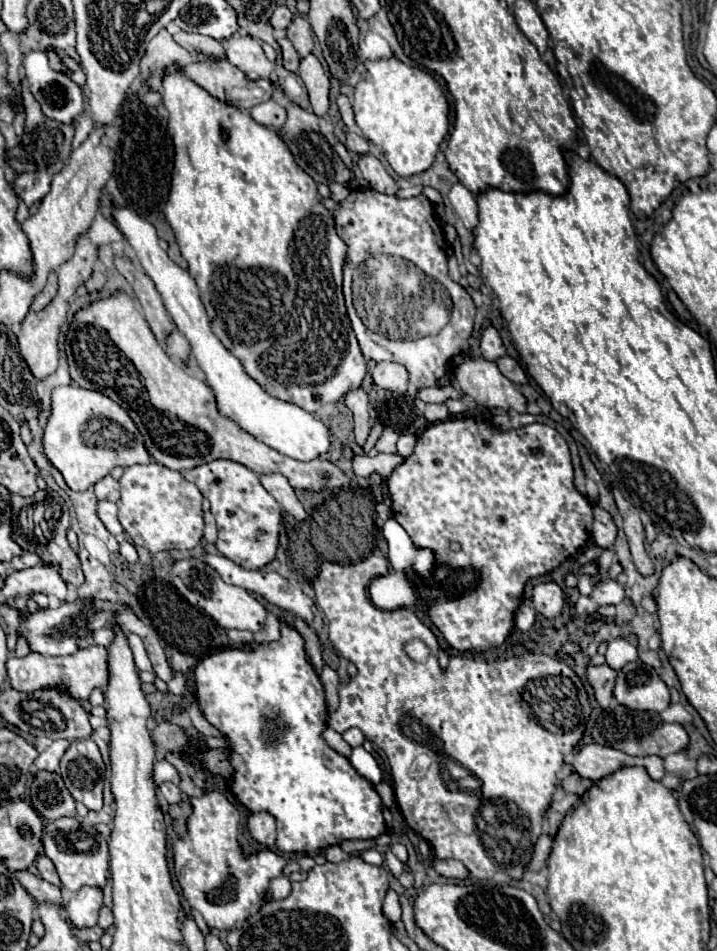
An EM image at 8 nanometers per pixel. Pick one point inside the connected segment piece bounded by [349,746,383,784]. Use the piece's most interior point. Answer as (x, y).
(363, 762)

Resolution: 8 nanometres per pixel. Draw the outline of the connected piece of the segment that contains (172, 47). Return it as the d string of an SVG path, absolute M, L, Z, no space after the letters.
M161 30L147 46L145 56L141 58L141 80L149 86L151 92L161 92L161 76L175 62L195 62L193 56L181 48L167 30Z

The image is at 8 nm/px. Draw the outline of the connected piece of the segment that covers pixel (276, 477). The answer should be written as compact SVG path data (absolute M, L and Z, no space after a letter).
M269 474L269 476L261 476L261 484L263 488L283 506L283 510L287 514L291 514L295 520L305 522L309 518L309 514L303 510L301 502L295 496L295 490L291 488L291 484L287 482L285 476L281 474Z

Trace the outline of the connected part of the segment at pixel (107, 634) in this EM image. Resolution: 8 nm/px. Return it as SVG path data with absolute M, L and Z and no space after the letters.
M109 628L95 630L95 634L91 634L91 636L93 636L95 644L101 644L101 646L105 646L105 648L113 642L113 630L109 630Z

